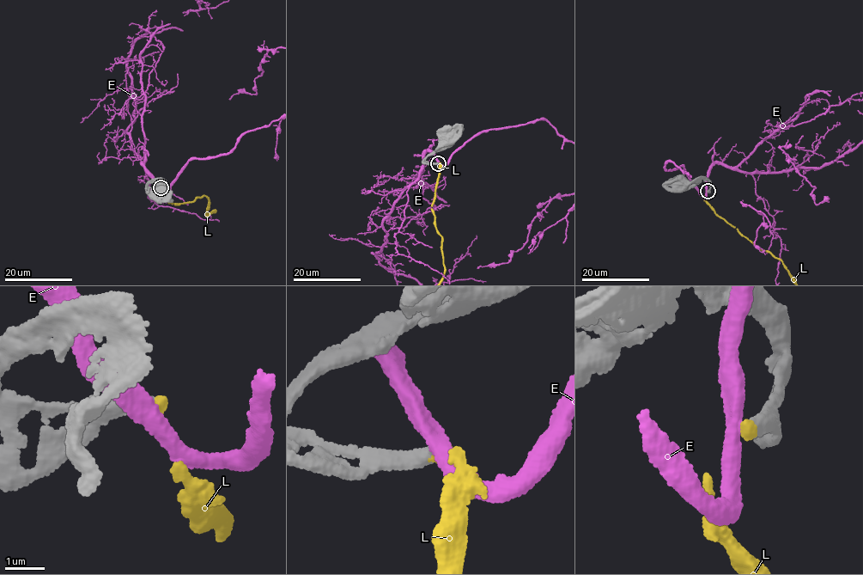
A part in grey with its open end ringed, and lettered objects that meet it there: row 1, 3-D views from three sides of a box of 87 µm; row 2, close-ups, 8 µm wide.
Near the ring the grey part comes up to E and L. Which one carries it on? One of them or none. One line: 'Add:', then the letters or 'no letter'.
Add: L

